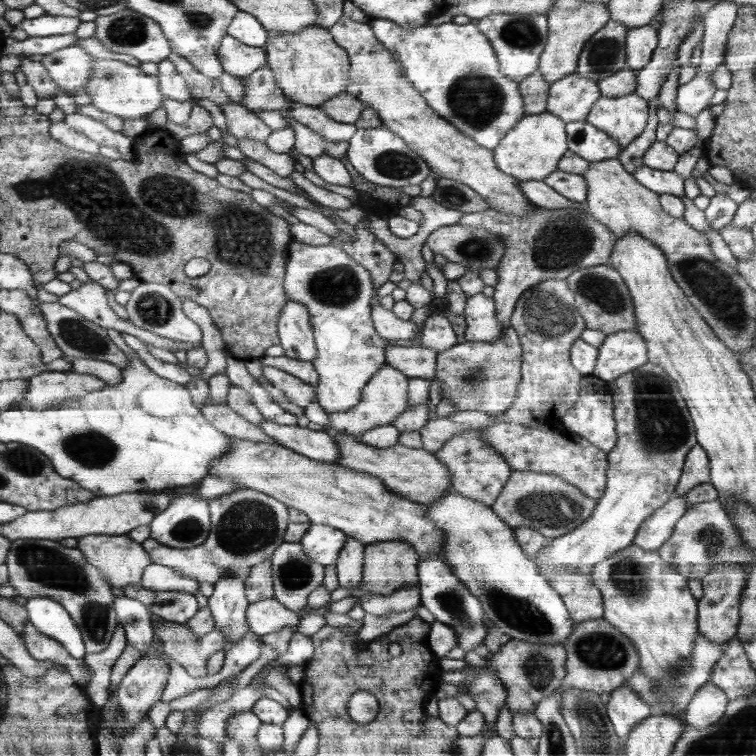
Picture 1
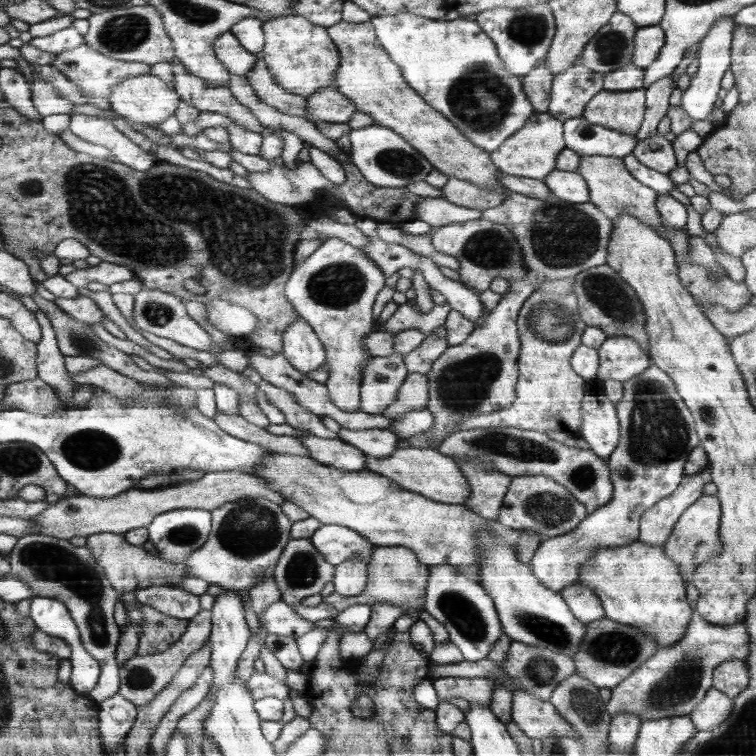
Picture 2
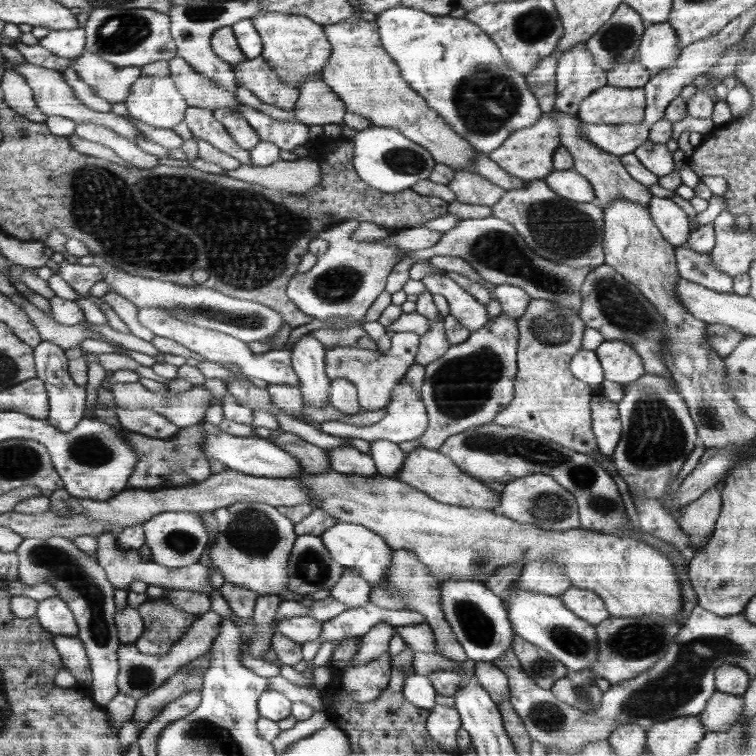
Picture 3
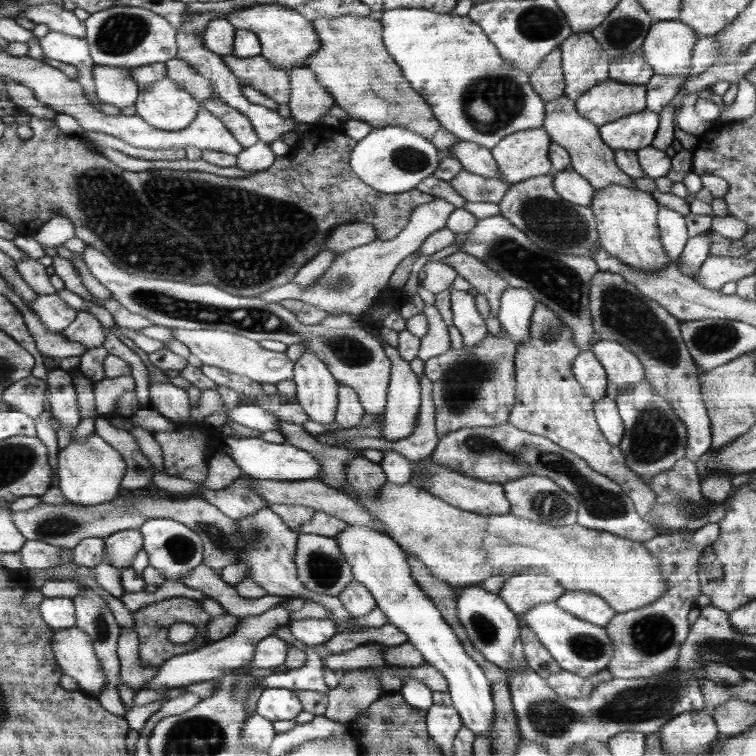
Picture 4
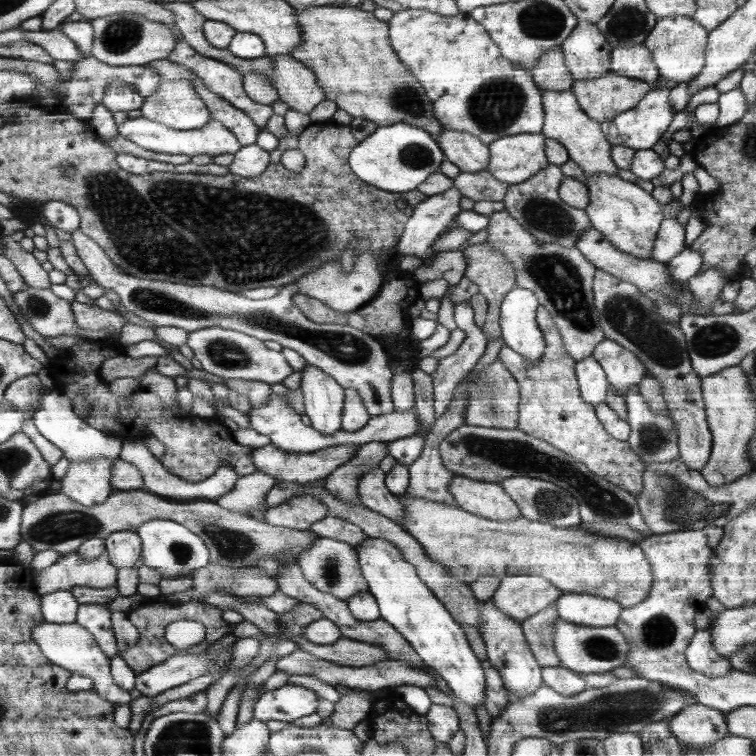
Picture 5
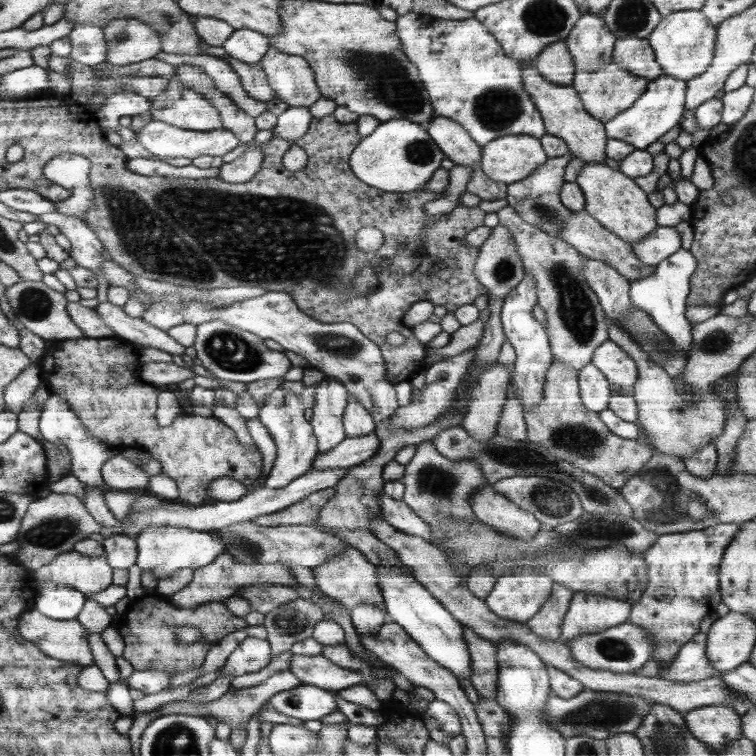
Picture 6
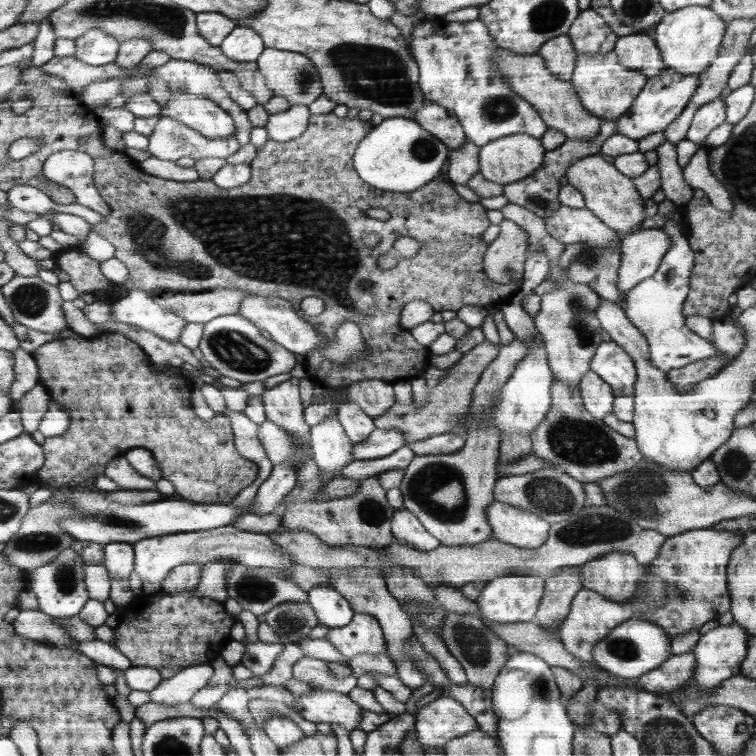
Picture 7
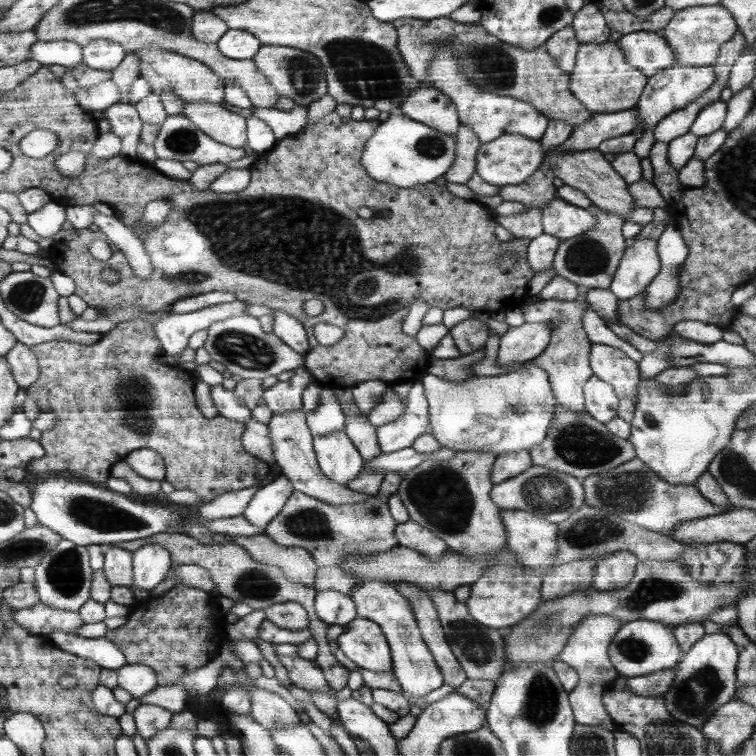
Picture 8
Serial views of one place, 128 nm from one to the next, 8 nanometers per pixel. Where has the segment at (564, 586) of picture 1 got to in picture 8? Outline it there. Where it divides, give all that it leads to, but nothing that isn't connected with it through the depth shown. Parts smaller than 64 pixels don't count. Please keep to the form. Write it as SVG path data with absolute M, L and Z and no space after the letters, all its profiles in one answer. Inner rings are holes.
M588 614L576 626L572 635L568 636L567 646L558 656L559 661L568 664L579 674L578 684L568 694L568 701L574 712L575 721L580 724L601 726L613 732L617 728L615 720L612 720L611 713L603 703L603 696L611 683L620 675L616 666L612 664L611 656L608 655L608 646L622 626L623 623L616 618L604 614Z

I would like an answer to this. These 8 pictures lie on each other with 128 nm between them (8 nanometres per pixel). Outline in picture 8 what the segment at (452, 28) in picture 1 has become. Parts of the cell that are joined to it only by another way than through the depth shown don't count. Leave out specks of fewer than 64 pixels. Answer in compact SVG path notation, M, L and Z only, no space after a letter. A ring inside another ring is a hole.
M438 44L434 58L432 58L429 74L424 79L426 85L434 85L440 91L446 93L452 103L456 104L459 113L459 121L472 128L481 143L490 142L502 135L517 134L534 140L539 140L546 134L548 128L548 116L544 115L528 101L518 100L513 96L500 96L496 92L484 92L476 84L466 79L458 67L458 58L452 54L452 50L446 48L446 44Z

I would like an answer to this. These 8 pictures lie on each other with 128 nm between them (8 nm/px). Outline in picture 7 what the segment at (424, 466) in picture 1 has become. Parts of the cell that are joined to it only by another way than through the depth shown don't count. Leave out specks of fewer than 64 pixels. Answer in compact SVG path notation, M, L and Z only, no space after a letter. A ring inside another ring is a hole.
M494 500L487 509L492 538L517 548L538 549L547 542L551 525L532 512Z

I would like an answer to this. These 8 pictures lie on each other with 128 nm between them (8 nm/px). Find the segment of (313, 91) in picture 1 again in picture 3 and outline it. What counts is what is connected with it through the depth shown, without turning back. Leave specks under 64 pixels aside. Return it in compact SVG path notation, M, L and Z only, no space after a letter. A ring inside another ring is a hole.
M266 12L251 20L263 39L262 58L277 73L282 83L298 88L308 76L321 75L332 54L324 25L298 13Z

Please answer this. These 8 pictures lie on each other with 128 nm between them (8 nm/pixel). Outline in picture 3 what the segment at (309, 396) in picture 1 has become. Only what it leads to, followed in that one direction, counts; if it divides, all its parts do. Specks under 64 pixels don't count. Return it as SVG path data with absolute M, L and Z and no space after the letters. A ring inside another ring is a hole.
M147 307L139 310L138 318L144 326L156 332L158 337L167 337L172 339L189 350L202 356L204 361L215 362L218 364L236 364L242 374L250 378L260 378L266 380L270 385L292 385L300 388L300 380L296 376L295 370L291 363L290 350L270 350L265 354L254 354L246 342L242 342L232 336L194 327L192 324L186 324L173 318L168 312L160 308Z

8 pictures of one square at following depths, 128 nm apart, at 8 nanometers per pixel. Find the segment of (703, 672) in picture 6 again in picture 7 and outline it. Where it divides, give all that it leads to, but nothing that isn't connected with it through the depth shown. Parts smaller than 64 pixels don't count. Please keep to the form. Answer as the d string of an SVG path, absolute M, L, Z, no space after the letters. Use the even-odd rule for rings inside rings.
M693 651L671 655L662 666L637 678L636 686L651 693L674 692L680 686L684 686L686 681L690 681L694 667L696 658Z

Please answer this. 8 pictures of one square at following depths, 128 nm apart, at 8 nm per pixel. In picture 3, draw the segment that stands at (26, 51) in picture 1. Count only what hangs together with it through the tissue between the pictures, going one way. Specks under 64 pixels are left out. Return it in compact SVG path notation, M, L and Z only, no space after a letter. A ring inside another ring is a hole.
M86 28L52 30L46 38L40 39L40 44L61 57L78 60L88 50Z

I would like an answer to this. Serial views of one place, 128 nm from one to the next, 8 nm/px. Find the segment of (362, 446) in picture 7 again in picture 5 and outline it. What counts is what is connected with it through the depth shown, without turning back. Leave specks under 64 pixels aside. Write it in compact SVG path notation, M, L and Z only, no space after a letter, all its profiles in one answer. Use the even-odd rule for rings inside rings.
M269 443L260 448L252 450L252 461L256 464L256 470L266 471L272 478L278 477L278 480L290 482L308 482L316 479L324 479L331 472L336 471L342 464L346 464L356 452L360 450L361 444L332 445L308 454L290 454L284 452L282 448Z

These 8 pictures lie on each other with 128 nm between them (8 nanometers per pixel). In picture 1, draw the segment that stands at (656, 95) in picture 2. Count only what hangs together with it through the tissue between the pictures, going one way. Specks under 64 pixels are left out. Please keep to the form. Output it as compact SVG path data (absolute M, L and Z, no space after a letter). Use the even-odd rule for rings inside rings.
M656 96L648 103L648 106L648 122L646 127L644 127L644 131L636 139L632 140L626 148L623 148L623 152L620 152L620 155L617 156L617 159L622 162L624 168L632 175L634 175L634 170L644 165L644 153L657 141L655 132L659 122L656 112L658 112L658 108L661 106L660 99Z

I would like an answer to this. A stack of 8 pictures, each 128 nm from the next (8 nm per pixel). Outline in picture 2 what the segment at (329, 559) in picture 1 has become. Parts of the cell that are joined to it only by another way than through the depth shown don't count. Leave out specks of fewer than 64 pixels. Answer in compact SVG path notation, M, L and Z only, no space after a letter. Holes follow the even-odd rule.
M323 525L309 538L321 556L335 565L350 559L368 563L377 548L362 533L344 525Z

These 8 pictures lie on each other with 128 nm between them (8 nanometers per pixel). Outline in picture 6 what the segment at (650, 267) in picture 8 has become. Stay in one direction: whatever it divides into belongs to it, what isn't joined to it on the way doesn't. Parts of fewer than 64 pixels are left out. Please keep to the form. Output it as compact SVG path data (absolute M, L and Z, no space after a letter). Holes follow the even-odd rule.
M658 226L650 235L631 244L640 263L657 266L681 247L680 234L674 227Z

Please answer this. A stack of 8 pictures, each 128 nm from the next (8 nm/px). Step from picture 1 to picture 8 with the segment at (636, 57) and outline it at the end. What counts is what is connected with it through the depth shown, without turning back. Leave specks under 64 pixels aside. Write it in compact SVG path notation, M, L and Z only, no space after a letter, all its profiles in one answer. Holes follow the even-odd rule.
M722 3L699 7L686 7L675 11L672 20L666 24L662 32L667 37L668 44L676 52L676 62L689 66L707 66L714 64L723 48L738 33L739 24Z

